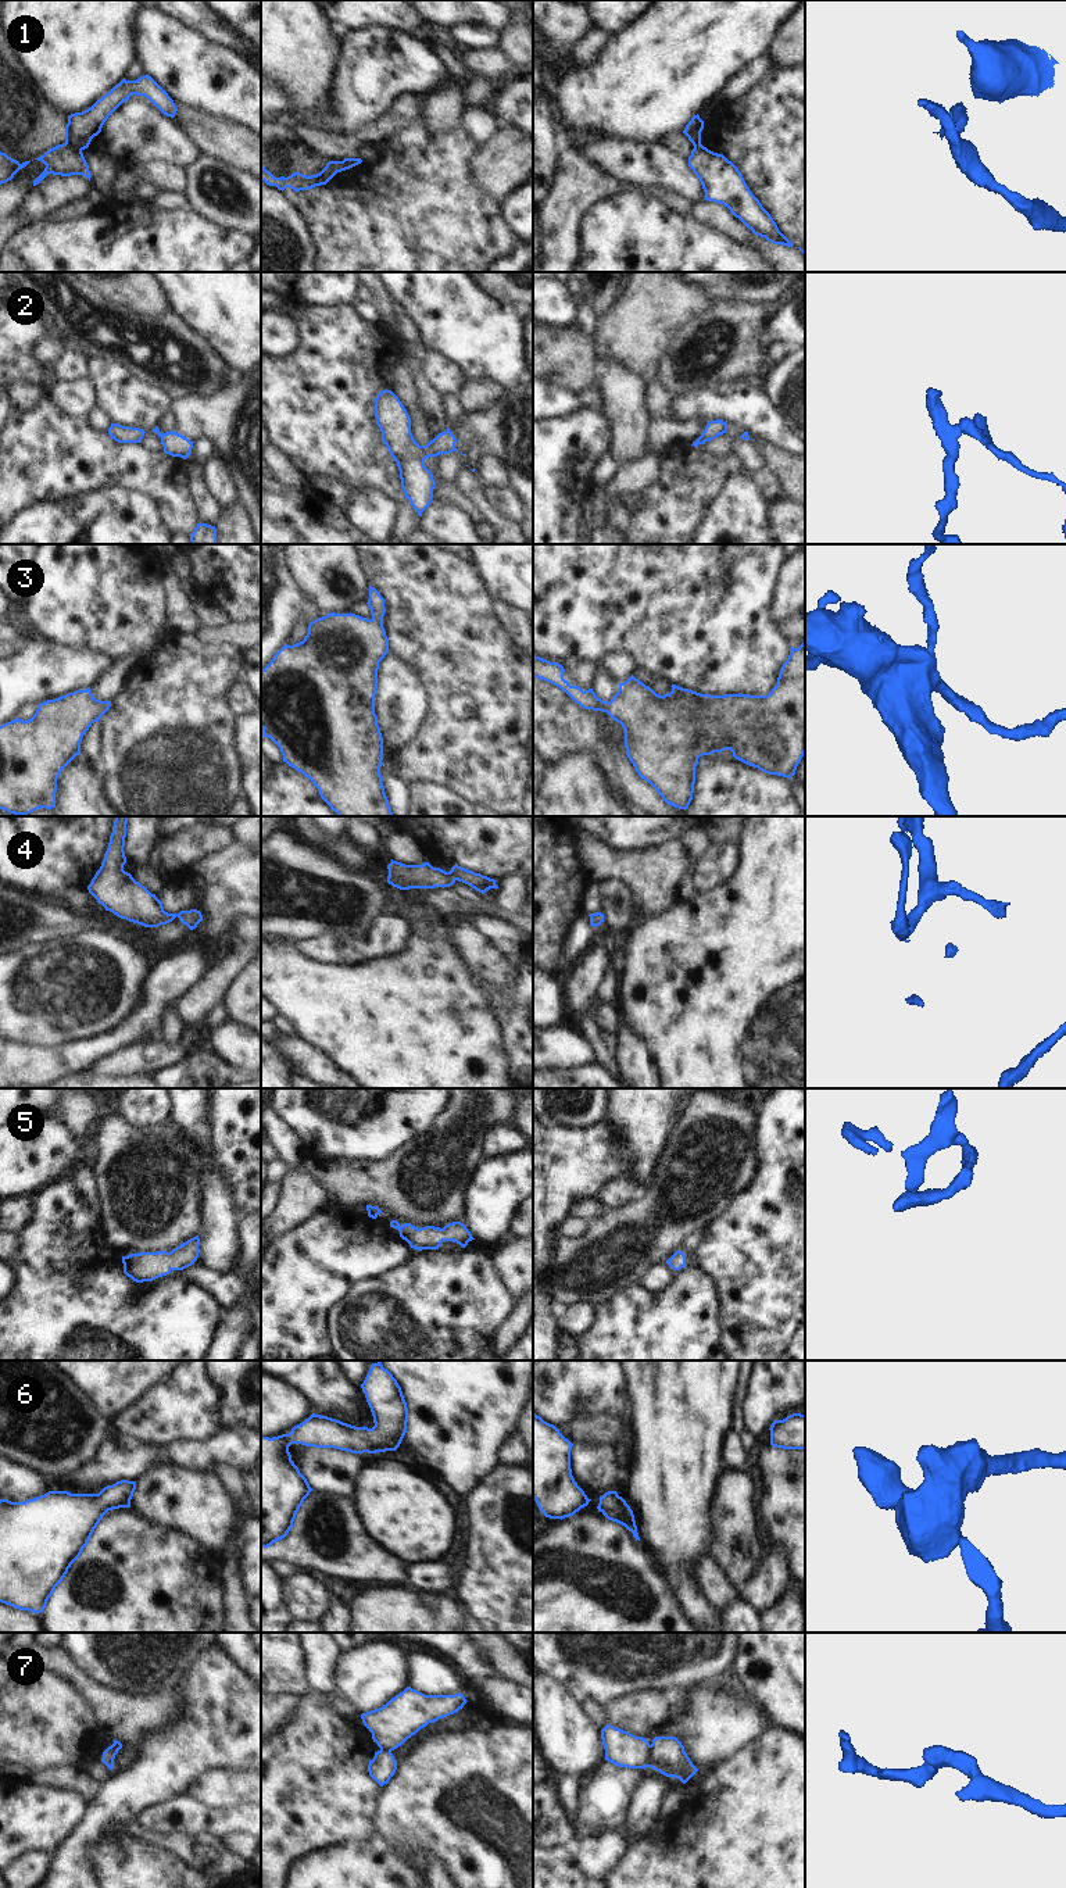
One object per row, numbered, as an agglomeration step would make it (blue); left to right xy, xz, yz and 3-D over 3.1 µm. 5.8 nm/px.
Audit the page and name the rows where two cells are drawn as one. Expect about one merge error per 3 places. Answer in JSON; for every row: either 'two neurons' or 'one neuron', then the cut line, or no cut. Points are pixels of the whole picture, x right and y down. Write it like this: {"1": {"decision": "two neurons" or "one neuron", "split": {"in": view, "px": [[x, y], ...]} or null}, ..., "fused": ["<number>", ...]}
{"1": {"decision": "two neurons", "split": {"in": "xy", "px": [[65, 142], [81, 150]]}}, "2": {"decision": "one neuron", "split": null}, "3": {"decision": "one neuron", "split": null}, "4": {"decision": "one neuron", "split": null}, "5": {"decision": "one neuron", "split": null}, "6": {"decision": "one neuron", "split": null}, "7": {"decision": "two neurons", "split": {"in": "yz", "px": [[651, 1745], [648, 1766]]}}, "fused": ["1", "7"]}

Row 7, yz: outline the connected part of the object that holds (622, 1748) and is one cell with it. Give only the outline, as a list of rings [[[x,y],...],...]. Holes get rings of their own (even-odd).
[[[608,1723],[601,1730],[601,1738],[605,1760],[619,1767],[650,1767],[651,1745],[645,1738],[636,1737]]]

